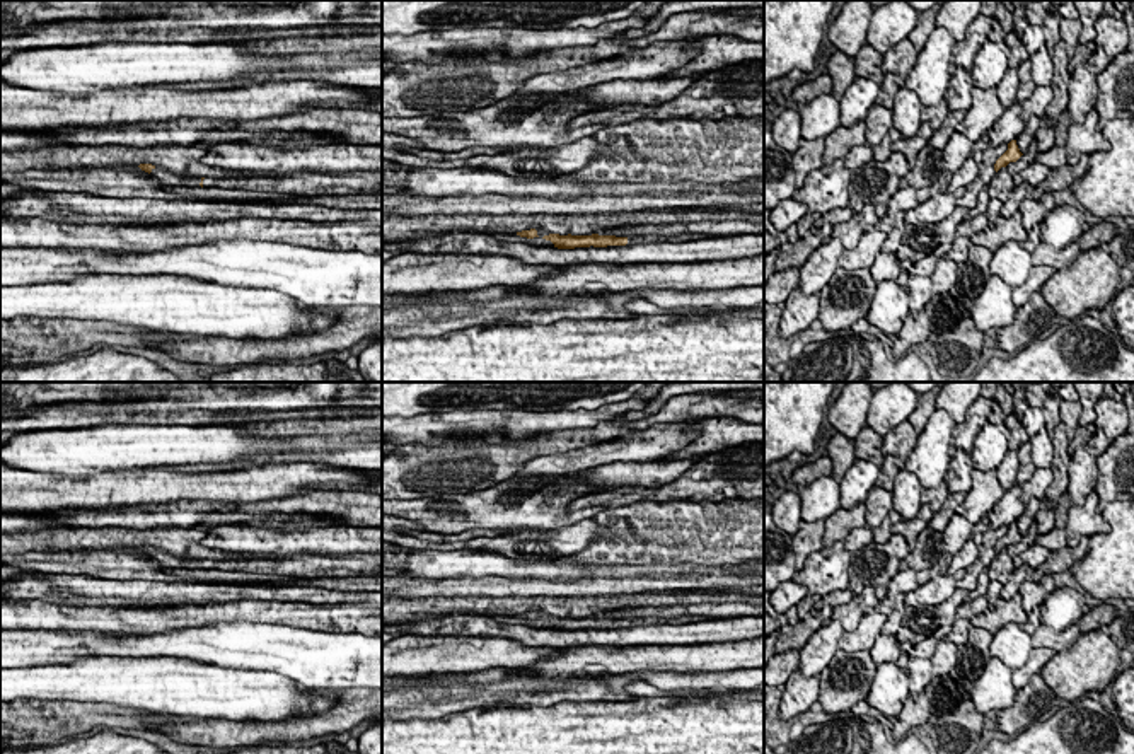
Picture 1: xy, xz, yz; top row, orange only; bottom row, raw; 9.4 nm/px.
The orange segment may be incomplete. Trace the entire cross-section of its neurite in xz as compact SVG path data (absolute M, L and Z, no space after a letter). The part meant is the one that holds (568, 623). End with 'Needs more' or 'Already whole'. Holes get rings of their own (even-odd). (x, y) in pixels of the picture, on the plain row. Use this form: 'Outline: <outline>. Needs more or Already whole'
Outline: M549 616L542 621L551 623L554 629L558 631L575 631L575 629L607 629L607 628L626 628L628 619L616 619L616 618L559 618L559 616Z. Already whole

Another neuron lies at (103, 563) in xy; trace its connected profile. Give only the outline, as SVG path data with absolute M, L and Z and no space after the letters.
M78 549L60 553L0 554L0 565L34 570L51 575L87 575L109 580L179 582L162 571L150 556L135 556L128 551Z

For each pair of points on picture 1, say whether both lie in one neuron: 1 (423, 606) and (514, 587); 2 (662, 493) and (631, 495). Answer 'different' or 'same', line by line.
1: different
2: same

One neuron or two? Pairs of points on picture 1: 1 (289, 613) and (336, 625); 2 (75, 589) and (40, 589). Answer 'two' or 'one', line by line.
1: one
2: one

